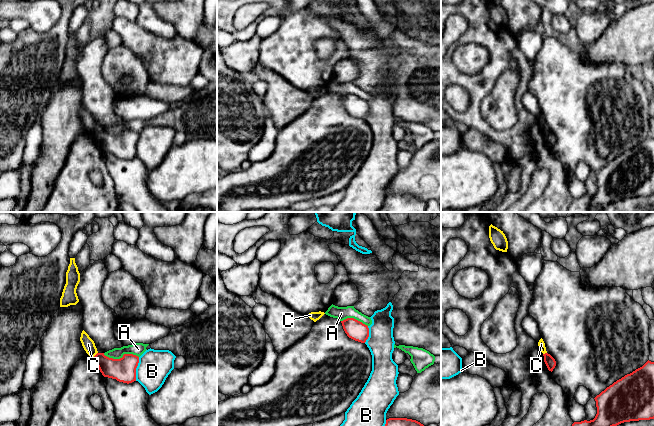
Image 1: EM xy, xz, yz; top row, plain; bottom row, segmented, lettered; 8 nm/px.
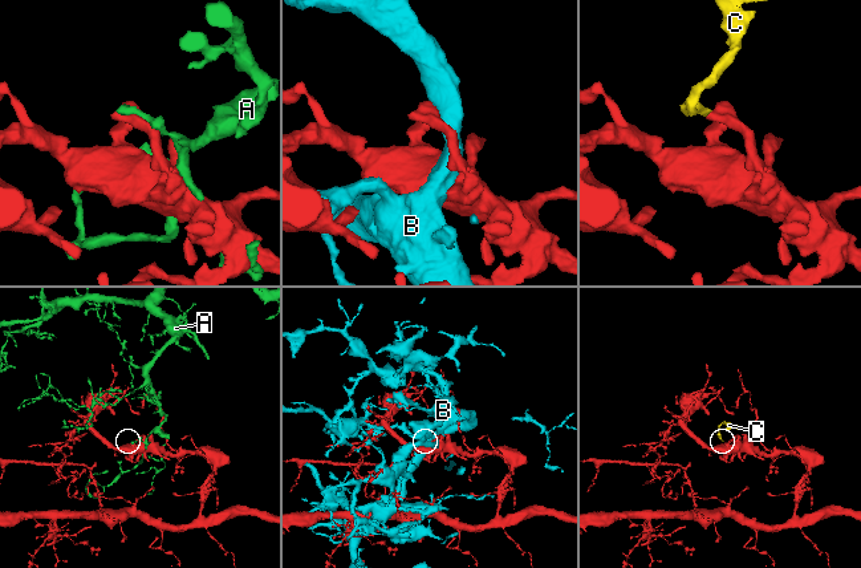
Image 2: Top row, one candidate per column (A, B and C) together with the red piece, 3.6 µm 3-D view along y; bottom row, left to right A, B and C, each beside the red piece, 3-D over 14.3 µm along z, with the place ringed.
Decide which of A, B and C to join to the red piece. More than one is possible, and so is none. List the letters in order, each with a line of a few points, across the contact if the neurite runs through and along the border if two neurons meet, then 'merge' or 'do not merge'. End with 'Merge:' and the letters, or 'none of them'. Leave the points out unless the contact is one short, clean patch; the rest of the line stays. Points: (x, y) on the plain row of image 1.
A: do not merge
B: do not merge
C: line xy (97, 128), (93, 133); do not merge
Merge: none of them

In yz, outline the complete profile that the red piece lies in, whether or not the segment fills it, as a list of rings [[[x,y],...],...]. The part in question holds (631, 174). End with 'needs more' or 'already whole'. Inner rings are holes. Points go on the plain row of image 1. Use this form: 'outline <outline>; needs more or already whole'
outline [[[648,136],[642,143],[617,156],[594,175],[597,183],[595,194],[574,198],[567,212],[599,212],[624,198],[654,195],[654,138]]]; already whole

